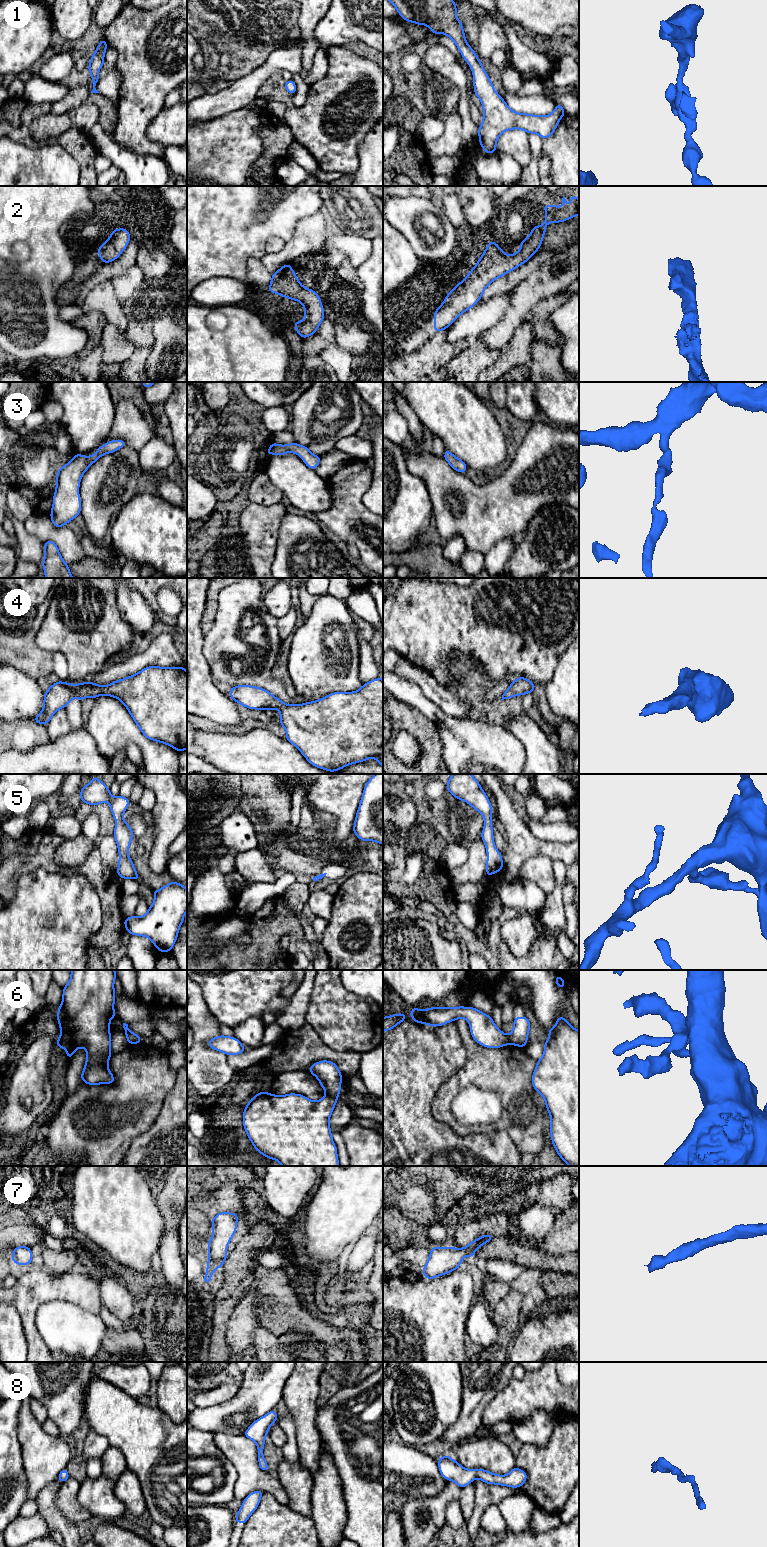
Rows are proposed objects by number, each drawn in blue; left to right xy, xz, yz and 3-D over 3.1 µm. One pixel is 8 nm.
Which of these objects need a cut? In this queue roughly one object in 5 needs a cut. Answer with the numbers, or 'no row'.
6

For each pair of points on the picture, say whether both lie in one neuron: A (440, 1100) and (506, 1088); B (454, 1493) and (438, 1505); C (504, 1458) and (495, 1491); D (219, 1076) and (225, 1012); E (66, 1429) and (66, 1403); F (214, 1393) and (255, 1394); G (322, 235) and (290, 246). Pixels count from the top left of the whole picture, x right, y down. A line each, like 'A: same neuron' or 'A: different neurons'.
A: same neuron
B: same neuron
C: different neurons
D: different neurons
E: same neuron
F: different neurons
G: same neuron

